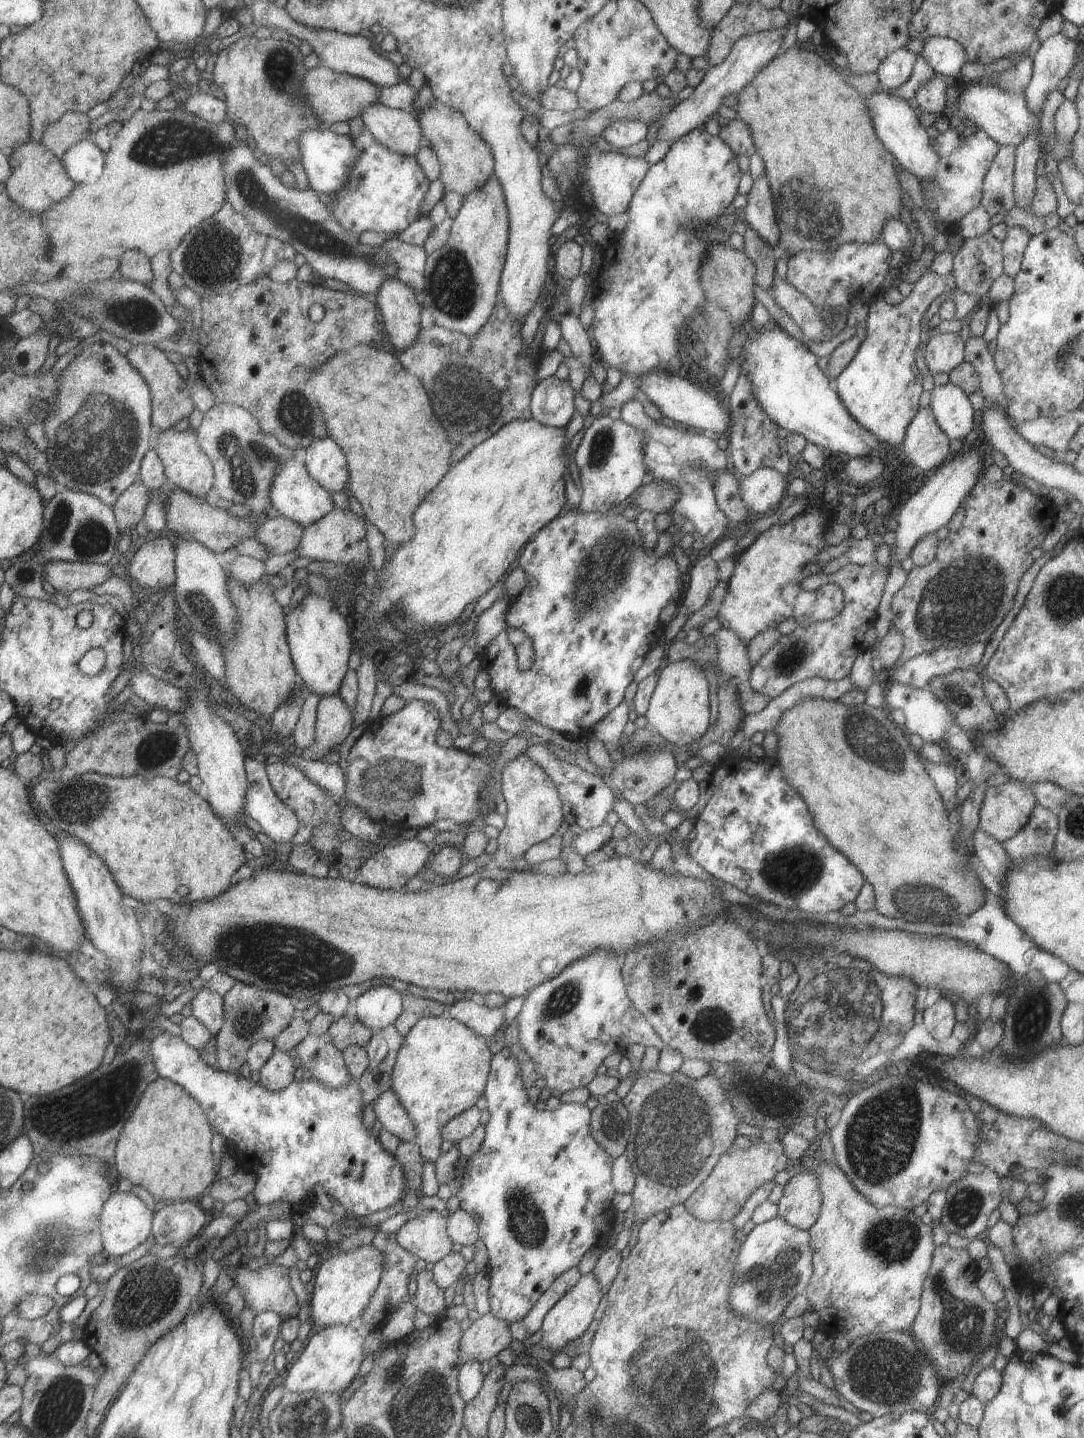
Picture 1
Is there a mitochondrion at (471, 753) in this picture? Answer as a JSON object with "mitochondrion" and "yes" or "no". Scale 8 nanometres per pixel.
{"mitochondrion":"no"}

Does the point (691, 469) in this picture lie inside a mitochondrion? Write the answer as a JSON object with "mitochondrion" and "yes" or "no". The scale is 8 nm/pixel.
{"mitochondrion":"yes"}

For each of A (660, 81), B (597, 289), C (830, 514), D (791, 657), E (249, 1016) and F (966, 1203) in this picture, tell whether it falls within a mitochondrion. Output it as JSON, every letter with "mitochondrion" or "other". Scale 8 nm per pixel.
{"A":"other","B":"other","C":"other","D":"mitochondrion","E":"mitochondrion","F":"mitochondrion"}

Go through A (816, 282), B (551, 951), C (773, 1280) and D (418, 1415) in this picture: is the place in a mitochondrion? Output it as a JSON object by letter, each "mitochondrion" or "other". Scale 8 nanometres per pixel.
{"A":"other","B":"other","C":"mitochondrion","D":"mitochondrion"}

